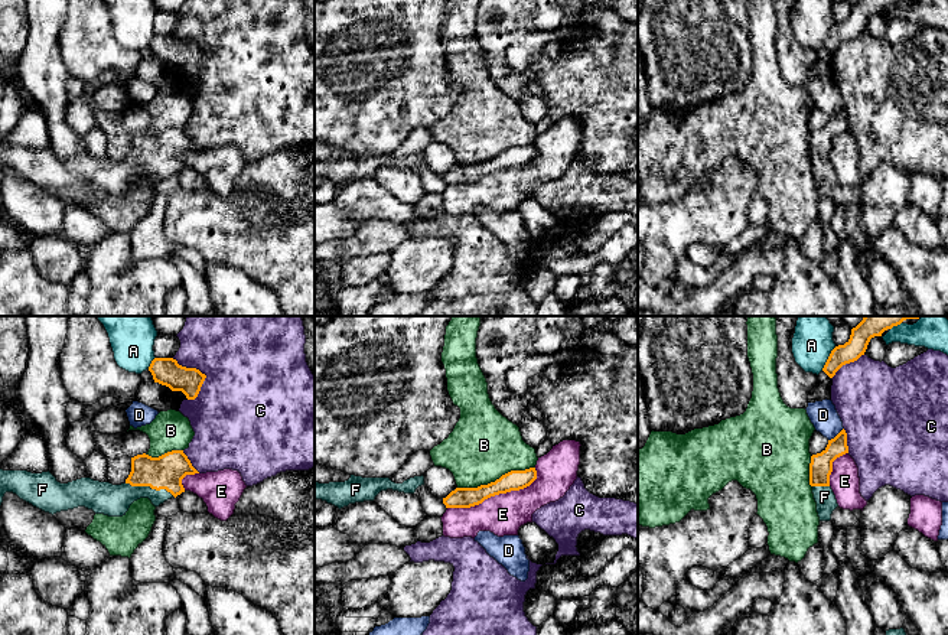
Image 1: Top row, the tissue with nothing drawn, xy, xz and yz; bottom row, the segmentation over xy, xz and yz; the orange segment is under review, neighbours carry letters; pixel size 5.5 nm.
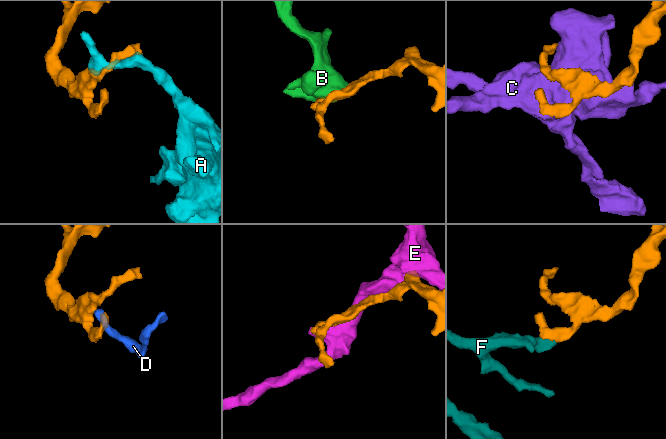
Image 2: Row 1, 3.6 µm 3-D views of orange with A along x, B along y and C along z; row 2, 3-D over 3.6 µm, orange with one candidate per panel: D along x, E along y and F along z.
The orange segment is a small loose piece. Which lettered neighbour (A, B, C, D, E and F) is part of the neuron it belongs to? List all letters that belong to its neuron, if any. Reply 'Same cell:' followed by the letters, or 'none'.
Same cell: F

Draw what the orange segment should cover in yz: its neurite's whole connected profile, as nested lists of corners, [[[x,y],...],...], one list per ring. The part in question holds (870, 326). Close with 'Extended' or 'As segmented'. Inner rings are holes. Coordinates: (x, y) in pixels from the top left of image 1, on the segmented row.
[[[864,316],[863,320],[851,329],[850,339],[831,351],[822,371],[833,378],[843,365],[854,362],[864,355],[872,338],[882,336],[885,330],[900,325],[906,319],[919,318],[922,316]]]. As segmented

